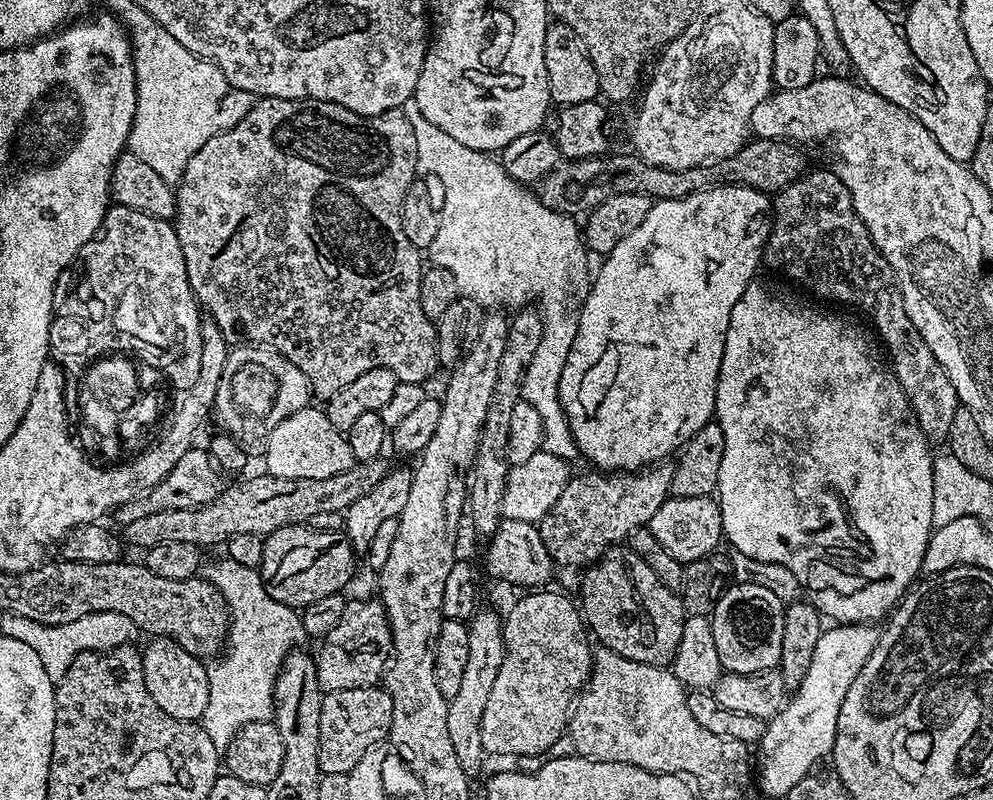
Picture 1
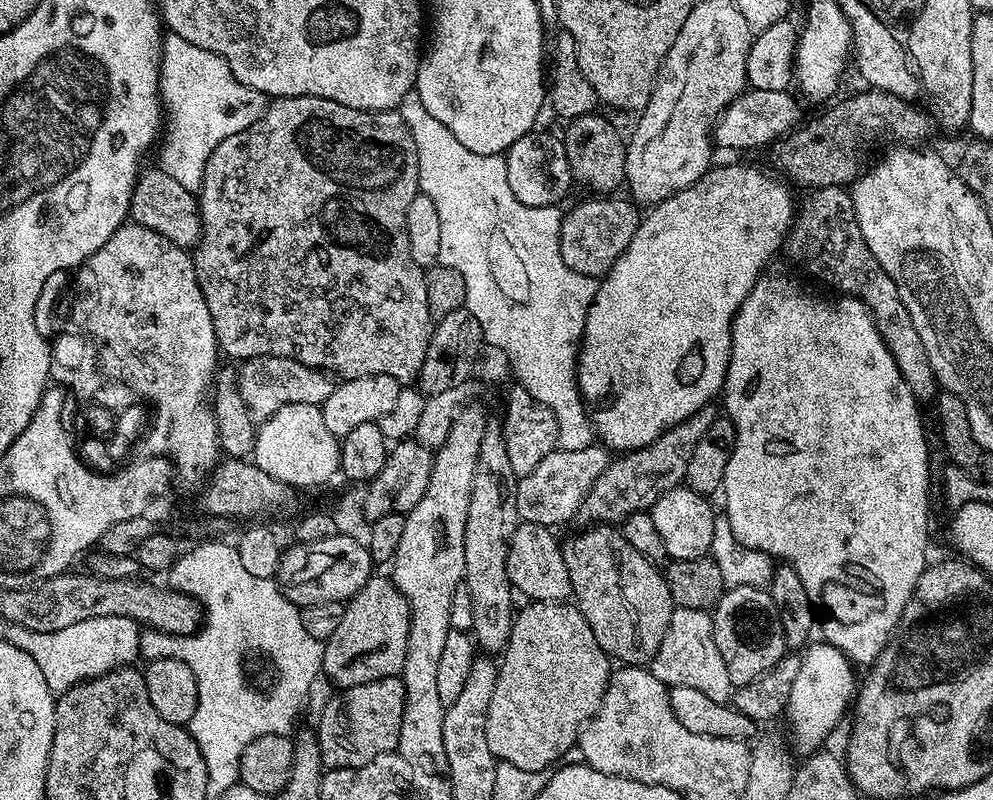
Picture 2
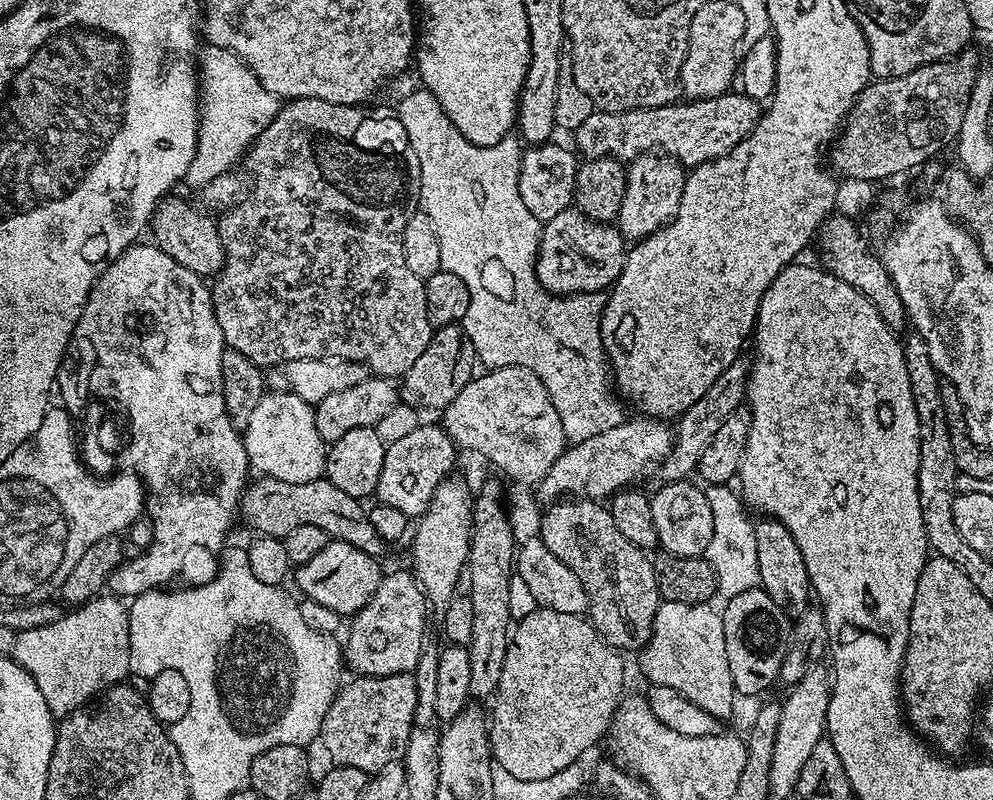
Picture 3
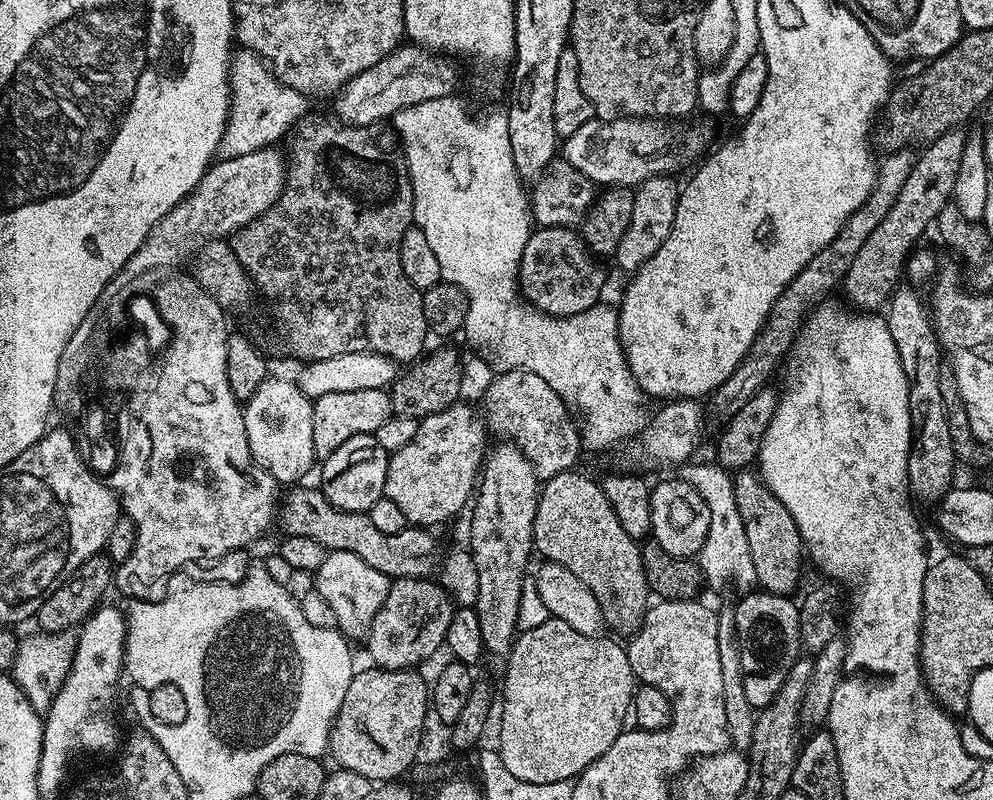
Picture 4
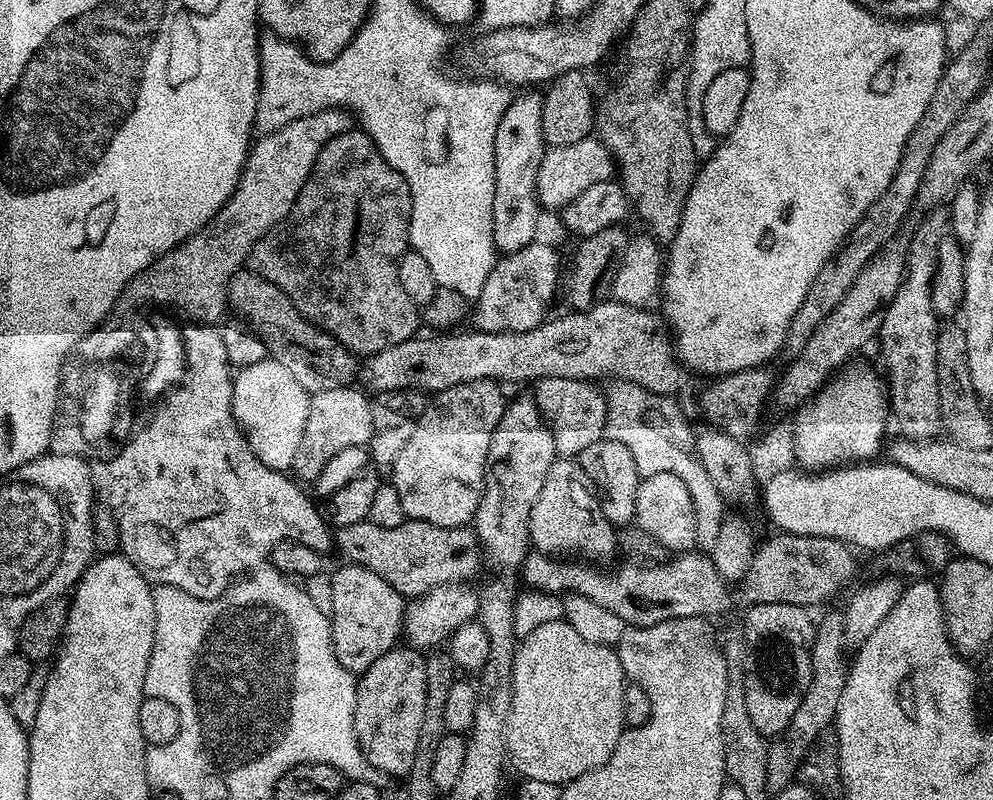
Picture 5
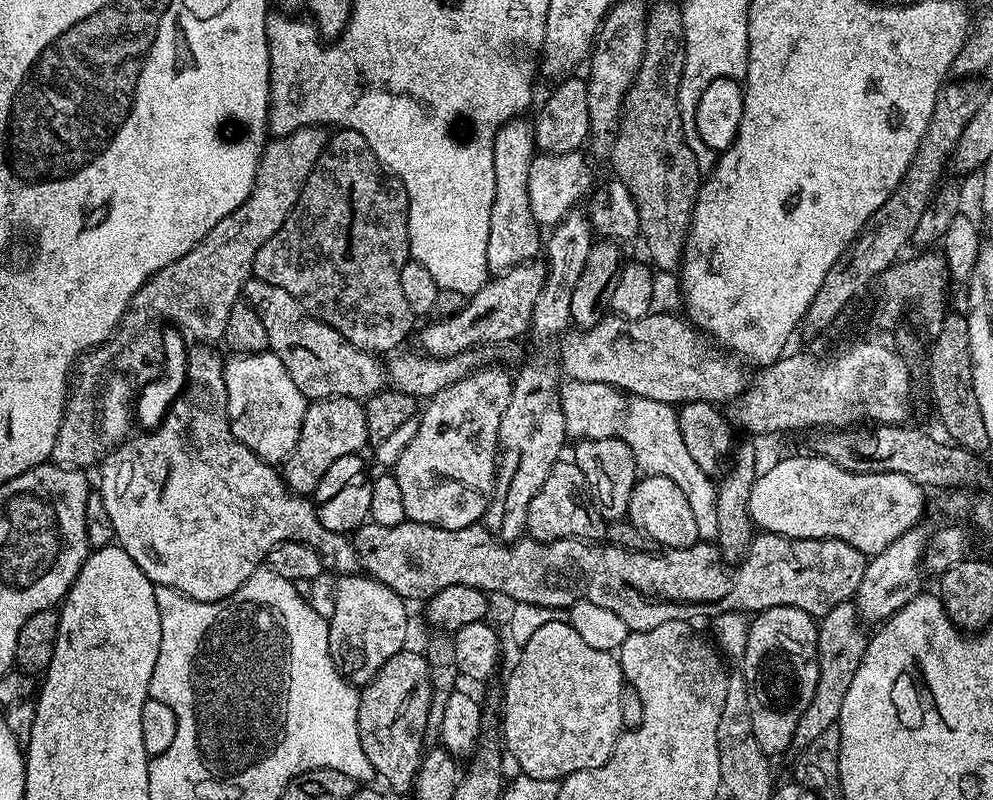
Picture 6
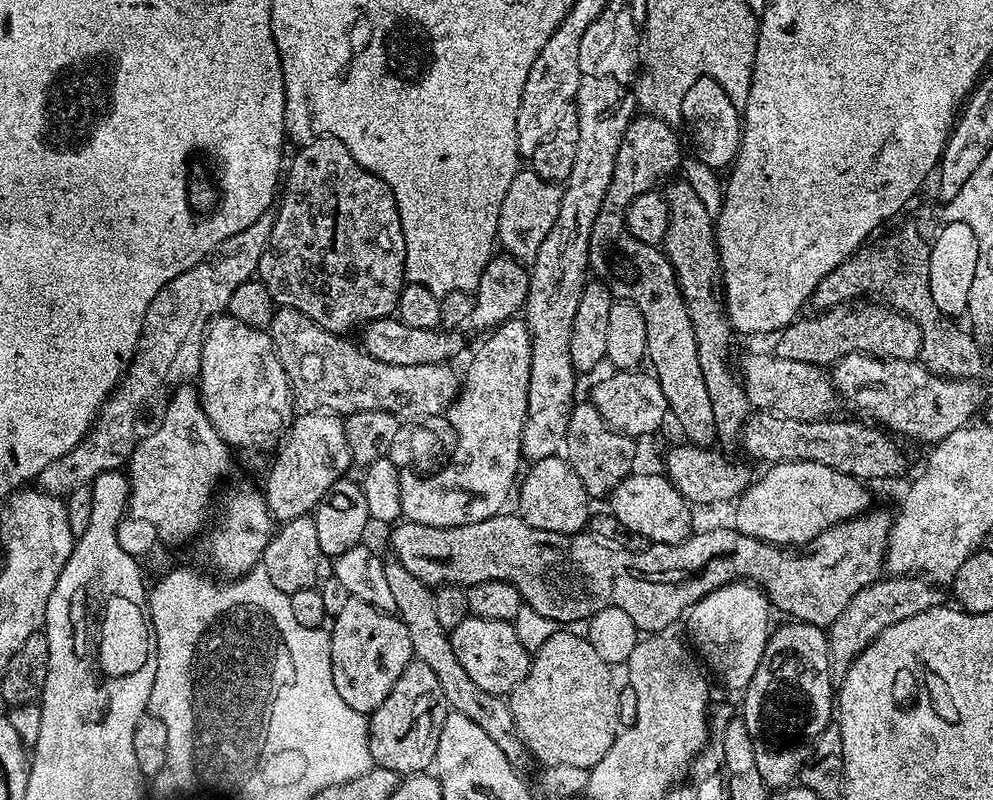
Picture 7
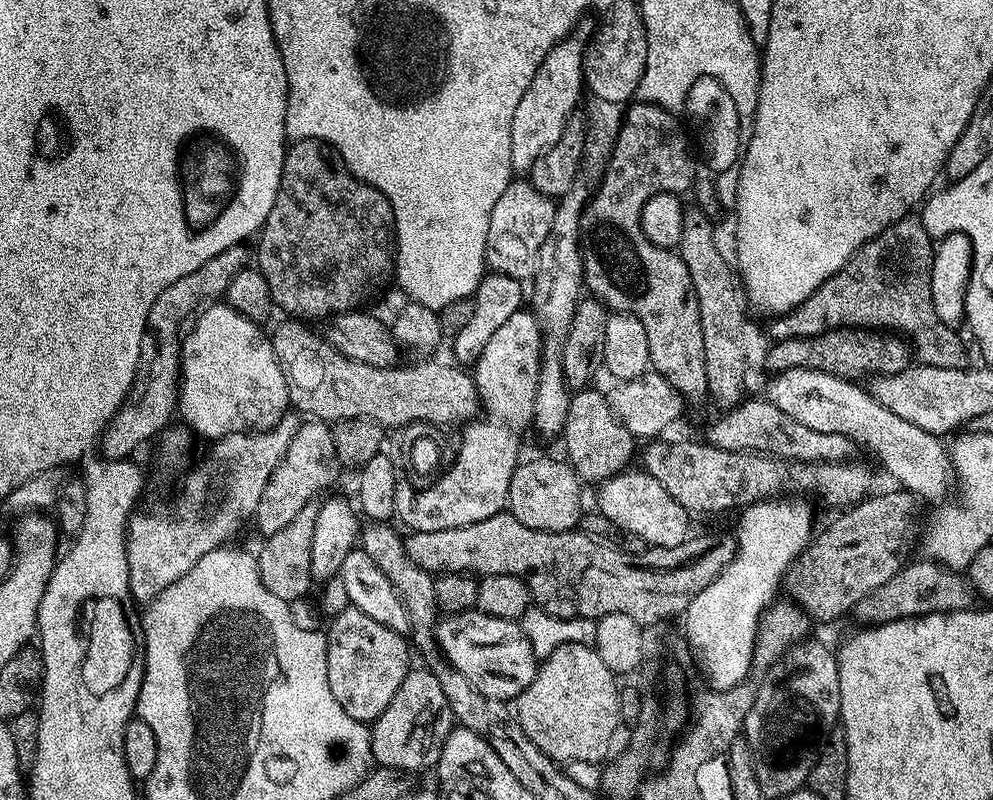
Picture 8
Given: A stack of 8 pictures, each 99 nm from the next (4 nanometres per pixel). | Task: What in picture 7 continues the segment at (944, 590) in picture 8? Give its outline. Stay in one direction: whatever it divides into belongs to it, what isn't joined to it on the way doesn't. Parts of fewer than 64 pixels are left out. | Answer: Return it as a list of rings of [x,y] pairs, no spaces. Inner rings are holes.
[[[894,576],[881,578],[865,588],[856,588],[854,594],[850,595],[850,606],[841,608],[838,618],[831,621],[826,632],[833,681],[843,681],[852,668],[852,663],[863,654],[866,646],[874,642],[874,638],[878,638],[878,634],[882,634],[882,630],[886,630],[894,622],[902,622],[902,618],[910,618],[914,614],[937,607],[941,603],[940,588],[931,586],[933,585],[924,578]]]

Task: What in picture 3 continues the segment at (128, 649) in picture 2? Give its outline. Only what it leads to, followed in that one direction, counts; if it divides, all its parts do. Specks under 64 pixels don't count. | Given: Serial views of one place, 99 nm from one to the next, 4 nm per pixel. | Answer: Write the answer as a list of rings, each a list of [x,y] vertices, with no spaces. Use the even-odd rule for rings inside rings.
[[[100,594],[70,611],[72,613],[63,613],[59,619],[46,627],[34,627],[17,633],[11,655],[13,661],[22,665],[37,682],[44,698],[45,709],[52,713],[53,717],[67,716],[74,709],[91,701],[88,692],[92,694],[94,688],[100,692],[105,691],[121,679],[119,671],[123,671],[123,661],[114,659],[118,656],[118,646],[124,648],[128,644],[127,609],[121,599],[111,594]]]

